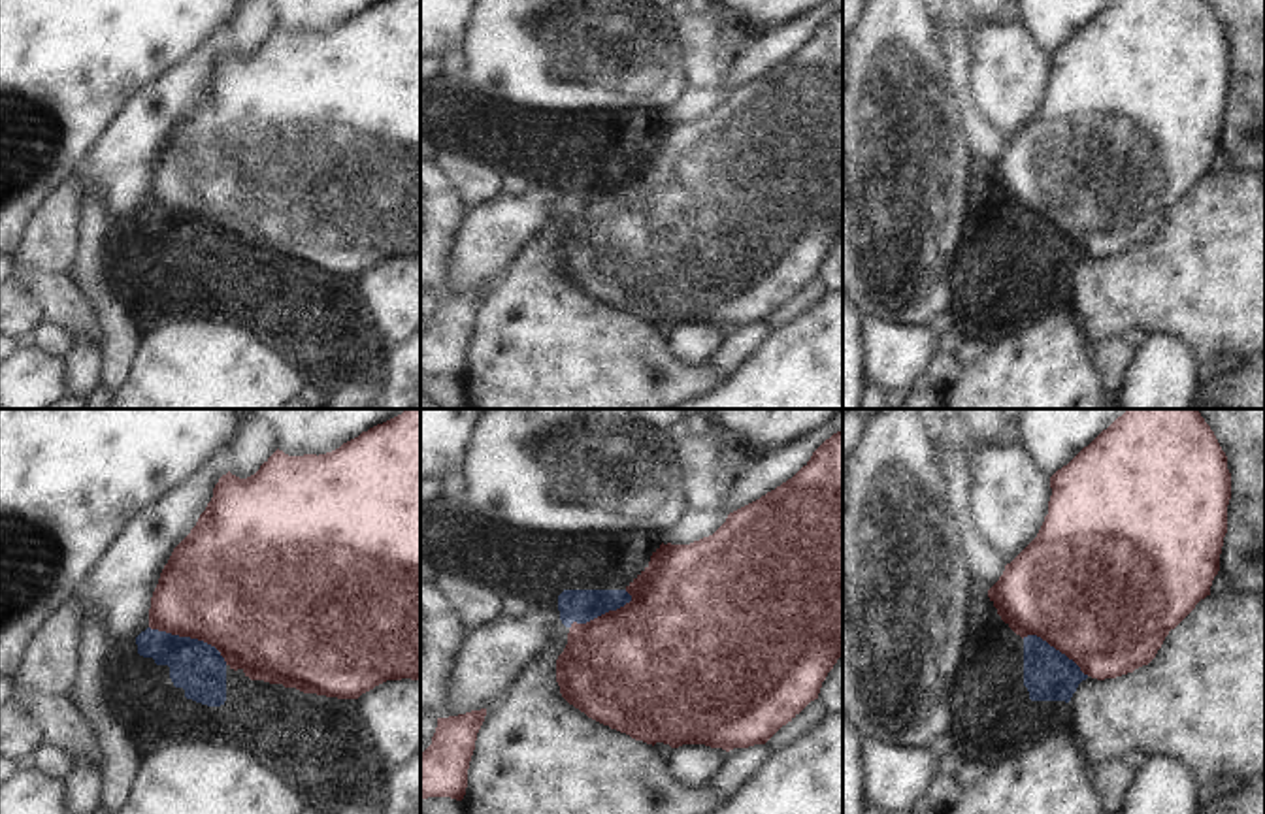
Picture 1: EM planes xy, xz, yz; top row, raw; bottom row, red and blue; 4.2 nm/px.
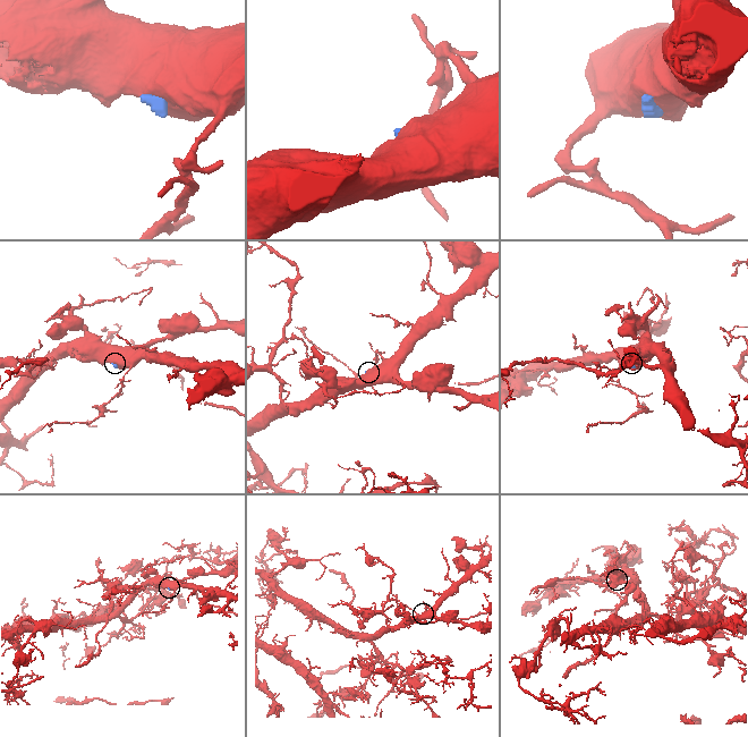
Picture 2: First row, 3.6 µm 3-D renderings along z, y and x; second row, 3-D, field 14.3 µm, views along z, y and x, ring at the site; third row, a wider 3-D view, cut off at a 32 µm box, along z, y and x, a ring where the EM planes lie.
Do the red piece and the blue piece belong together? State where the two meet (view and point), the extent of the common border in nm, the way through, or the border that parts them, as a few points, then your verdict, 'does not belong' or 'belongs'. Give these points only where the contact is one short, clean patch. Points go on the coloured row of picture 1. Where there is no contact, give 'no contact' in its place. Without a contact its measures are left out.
meets red in xy at (191, 637); contact 380 nm long; belongs

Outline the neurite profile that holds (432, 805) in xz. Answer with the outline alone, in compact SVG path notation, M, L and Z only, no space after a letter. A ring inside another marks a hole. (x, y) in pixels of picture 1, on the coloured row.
M428 797L420 799L420 814L464 814L464 808L451 797Z

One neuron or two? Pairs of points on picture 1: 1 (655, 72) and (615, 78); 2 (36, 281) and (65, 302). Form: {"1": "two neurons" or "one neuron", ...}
{"1": "one neuron", "2": "one neuron"}

